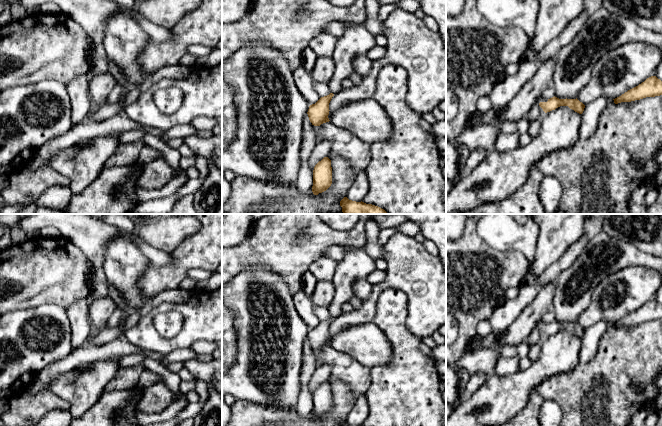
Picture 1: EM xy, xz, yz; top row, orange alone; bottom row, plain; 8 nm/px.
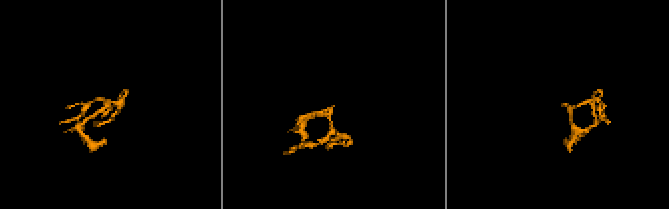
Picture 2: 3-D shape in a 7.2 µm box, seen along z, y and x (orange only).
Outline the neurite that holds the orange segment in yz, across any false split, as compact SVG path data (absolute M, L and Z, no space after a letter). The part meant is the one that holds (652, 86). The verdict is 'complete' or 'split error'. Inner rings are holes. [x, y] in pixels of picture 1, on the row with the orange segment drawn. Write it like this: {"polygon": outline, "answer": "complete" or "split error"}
{"polygon": "M651 76L638 86L628 90L613 100L615 104L618 104L621 102L631 102L646 97L655 97L660 95L662 95L662 81L656 76Z", "answer": "complete"}

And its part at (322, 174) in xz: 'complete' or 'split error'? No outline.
complete

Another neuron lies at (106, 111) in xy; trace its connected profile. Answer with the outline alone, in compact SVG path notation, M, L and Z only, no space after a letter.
M128 92L124 93L121 99L115 104L106 103L99 107L99 109L89 117L90 122L101 122L118 115L123 110L123 103L126 100Z

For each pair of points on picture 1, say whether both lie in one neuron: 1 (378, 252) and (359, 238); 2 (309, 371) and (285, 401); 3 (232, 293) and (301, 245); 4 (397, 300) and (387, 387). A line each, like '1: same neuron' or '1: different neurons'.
1: different neurons
2: different neurons
3: different neurons
4: same neuron

